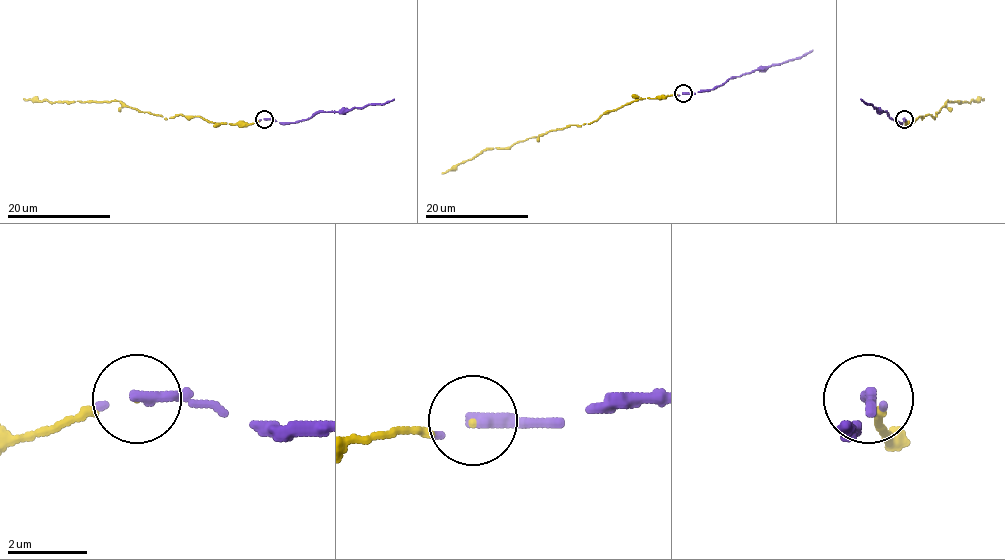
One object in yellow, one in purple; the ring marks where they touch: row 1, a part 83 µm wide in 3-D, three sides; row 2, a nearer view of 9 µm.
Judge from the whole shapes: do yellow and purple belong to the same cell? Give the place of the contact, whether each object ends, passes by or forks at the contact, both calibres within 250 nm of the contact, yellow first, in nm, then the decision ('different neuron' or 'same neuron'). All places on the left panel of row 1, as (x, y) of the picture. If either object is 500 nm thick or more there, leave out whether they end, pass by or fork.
(264, 119) | yellow ends | purple ends | 70/360 nm | same neuron

